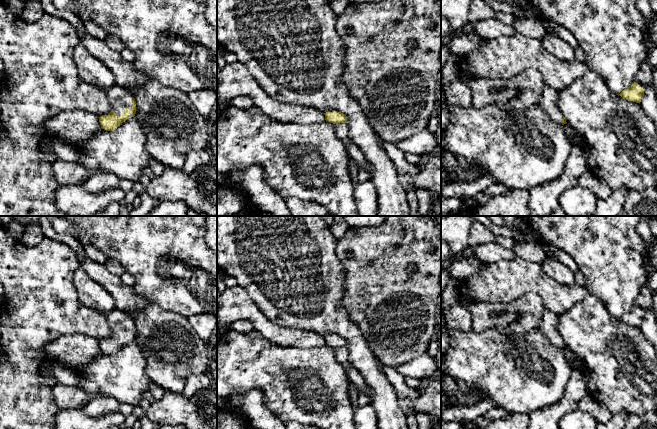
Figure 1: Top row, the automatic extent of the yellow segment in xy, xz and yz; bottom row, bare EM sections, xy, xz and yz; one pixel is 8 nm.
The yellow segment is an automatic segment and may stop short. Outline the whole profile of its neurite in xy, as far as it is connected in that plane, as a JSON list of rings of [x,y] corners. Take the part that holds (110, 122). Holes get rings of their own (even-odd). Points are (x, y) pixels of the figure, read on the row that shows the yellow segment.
[[[117,85],[106,90],[106,94],[112,111],[108,115],[100,116],[99,122],[102,129],[114,131],[127,119],[135,116],[136,101],[132,90]]]

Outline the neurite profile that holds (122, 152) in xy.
[[[131,117],[114,131],[101,129],[84,144],[75,146],[78,164],[90,173],[111,173],[119,179],[141,181],[151,155],[146,150],[147,137],[137,118]]]

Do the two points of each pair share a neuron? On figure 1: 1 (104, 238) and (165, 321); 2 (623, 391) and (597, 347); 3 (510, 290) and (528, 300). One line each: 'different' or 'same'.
1: different
2: same
3: different

